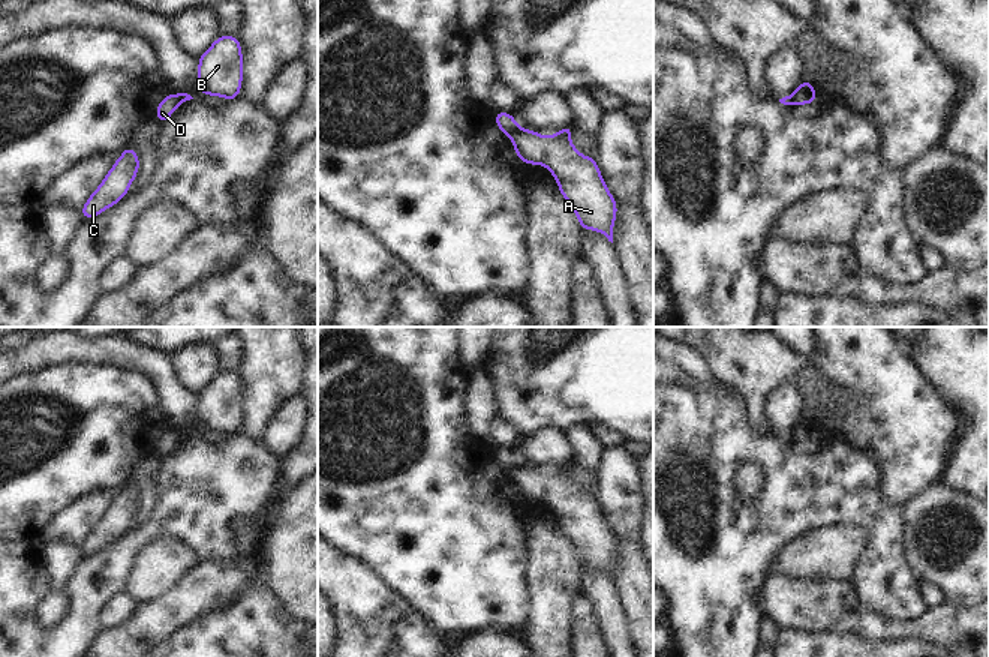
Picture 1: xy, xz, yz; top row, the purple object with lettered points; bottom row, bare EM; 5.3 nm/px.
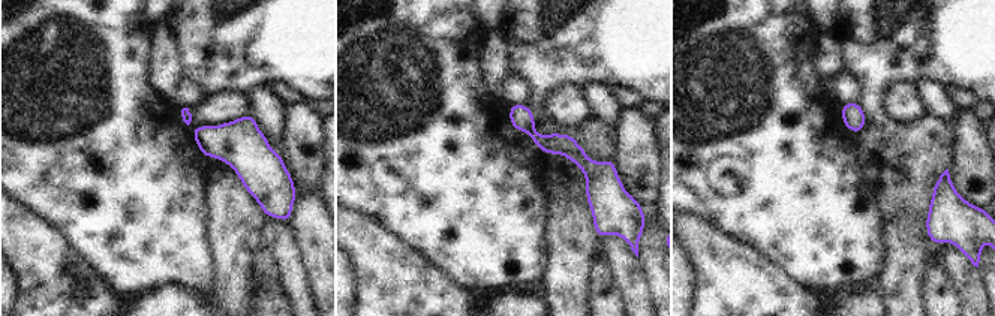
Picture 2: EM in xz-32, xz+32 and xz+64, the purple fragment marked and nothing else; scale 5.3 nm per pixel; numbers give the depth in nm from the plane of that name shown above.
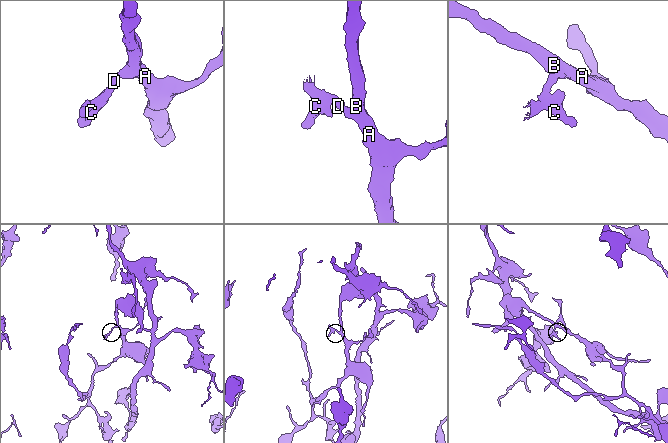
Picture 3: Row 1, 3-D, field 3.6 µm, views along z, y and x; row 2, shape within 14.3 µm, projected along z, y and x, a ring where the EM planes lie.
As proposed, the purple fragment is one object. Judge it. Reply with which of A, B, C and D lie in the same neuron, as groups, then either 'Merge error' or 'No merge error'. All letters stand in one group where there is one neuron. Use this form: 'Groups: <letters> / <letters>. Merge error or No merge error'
Groups: A B / C D. Merge error

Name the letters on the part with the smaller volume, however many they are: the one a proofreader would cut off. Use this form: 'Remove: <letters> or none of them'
Remove: C, D

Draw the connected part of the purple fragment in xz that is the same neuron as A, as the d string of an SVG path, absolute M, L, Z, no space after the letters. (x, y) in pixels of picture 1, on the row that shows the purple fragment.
M572 126L542 136L536 130L515 128L509 134L520 162L545 166L557 182L560 195L571 206L581 231L604 234L613 243L617 201L605 184L593 156L583 156L571 141Z

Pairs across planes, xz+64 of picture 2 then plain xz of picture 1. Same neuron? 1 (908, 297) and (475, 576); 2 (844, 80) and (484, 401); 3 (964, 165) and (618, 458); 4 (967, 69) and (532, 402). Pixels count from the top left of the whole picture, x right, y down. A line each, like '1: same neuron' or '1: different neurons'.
1: different neurons
2: different neurons
3: same neuron
4: same neuron

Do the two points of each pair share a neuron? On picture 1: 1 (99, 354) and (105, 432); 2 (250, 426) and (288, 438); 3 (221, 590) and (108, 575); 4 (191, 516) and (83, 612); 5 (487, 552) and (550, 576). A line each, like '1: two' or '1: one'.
1: two
2: two
3: two
4: one
5: two

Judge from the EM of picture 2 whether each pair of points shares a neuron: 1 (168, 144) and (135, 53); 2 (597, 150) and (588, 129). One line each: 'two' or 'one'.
1: one
2: one

